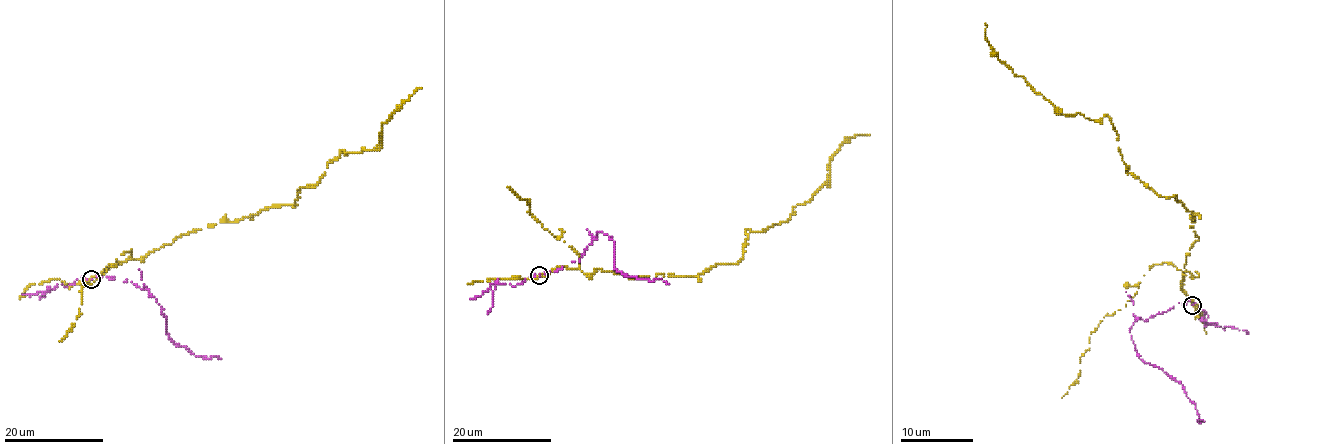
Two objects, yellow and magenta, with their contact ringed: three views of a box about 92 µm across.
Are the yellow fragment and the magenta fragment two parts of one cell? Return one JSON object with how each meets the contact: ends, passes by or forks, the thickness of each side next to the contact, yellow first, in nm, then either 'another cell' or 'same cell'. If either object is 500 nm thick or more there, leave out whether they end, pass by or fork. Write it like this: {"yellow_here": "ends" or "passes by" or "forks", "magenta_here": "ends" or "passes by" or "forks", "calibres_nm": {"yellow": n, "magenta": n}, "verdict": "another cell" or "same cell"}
{"yellow_here": "passes by", "magenta_here": "ends", "calibres_nm": {"yellow": 240, "magenta": 90}, "verdict": "another cell"}

